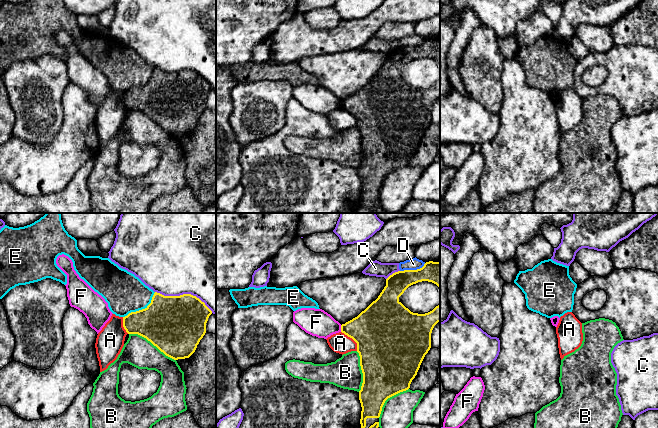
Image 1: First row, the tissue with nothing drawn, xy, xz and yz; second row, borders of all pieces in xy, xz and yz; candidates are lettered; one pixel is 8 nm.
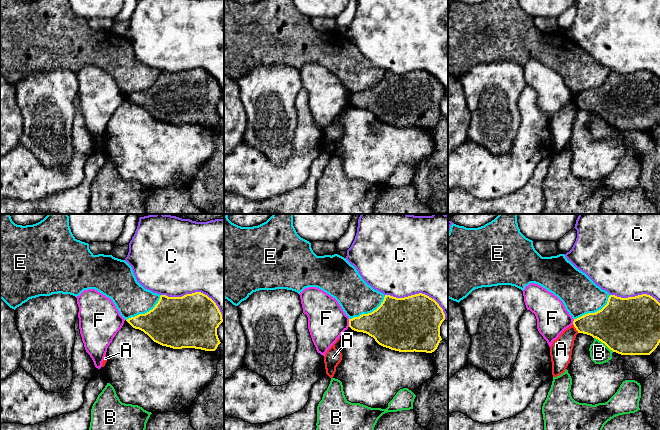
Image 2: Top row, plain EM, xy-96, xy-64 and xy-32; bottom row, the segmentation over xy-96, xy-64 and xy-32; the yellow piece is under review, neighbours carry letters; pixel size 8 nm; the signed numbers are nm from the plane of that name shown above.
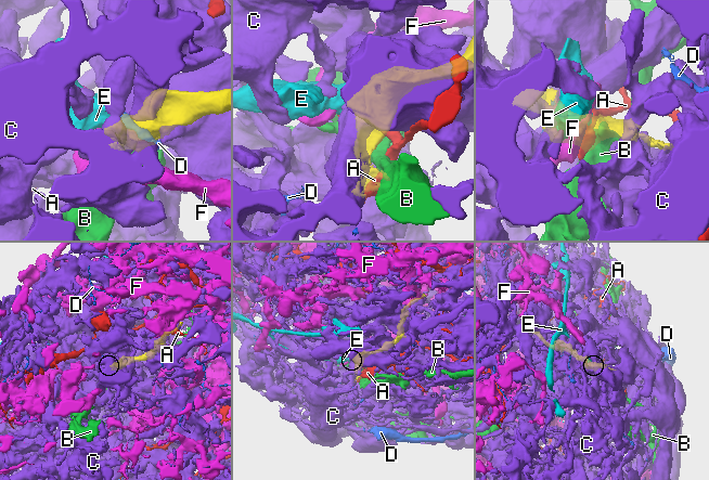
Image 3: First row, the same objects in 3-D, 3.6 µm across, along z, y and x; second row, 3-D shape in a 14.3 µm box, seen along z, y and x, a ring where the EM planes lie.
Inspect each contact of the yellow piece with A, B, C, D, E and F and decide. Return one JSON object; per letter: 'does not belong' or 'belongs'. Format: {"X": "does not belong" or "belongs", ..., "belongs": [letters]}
{"A": "does not belong", "B": "does not belong", "C": "does not belong", "D": "does not belong", "E": "does not belong", "F": "does not belong", "belongs": []}

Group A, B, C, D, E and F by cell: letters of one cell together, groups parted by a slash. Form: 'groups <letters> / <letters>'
groups A / B / C F / D / E

